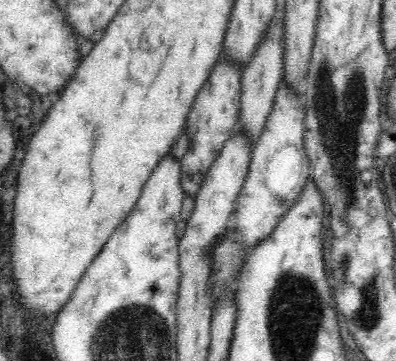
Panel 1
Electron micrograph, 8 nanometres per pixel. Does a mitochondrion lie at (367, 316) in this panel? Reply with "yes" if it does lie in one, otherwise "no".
yes

